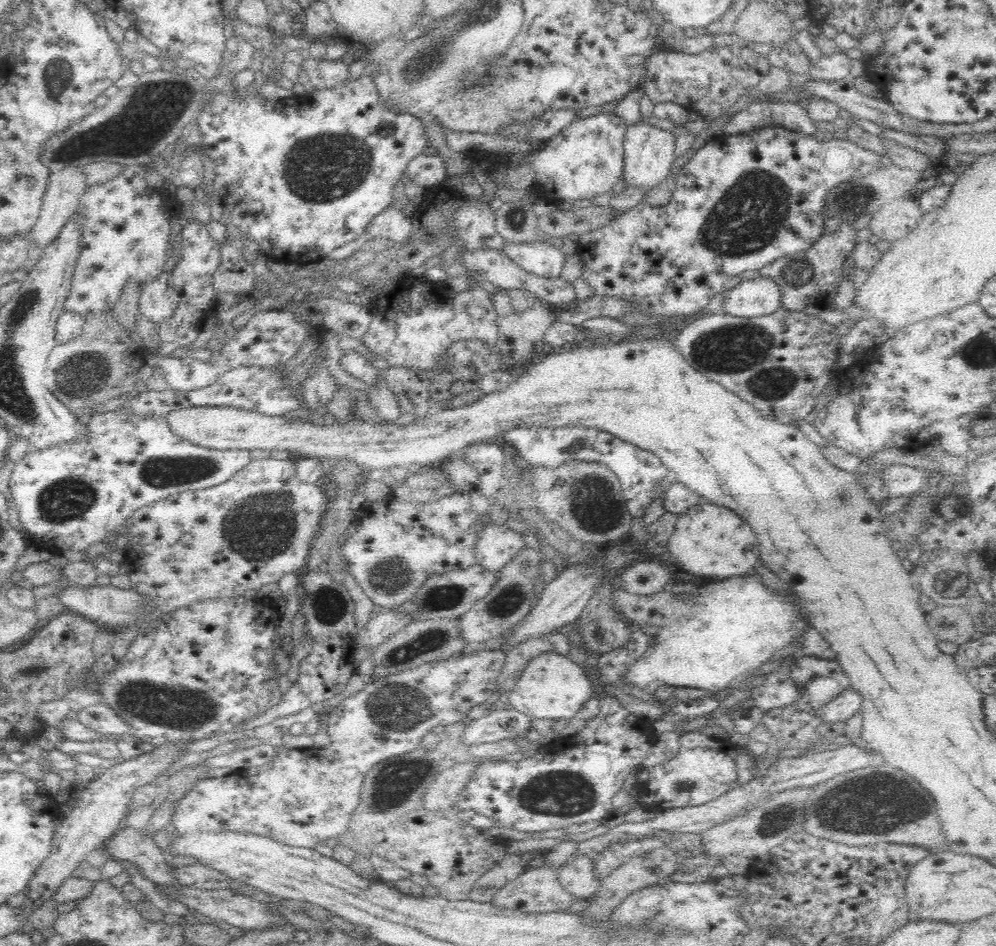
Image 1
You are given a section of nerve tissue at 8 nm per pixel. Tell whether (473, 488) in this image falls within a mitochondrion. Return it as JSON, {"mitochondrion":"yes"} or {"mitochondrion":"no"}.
{"mitochondrion":"no"}

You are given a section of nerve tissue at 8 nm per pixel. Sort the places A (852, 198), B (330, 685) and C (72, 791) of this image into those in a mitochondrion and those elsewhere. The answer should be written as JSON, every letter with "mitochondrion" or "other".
{"A":"mitochondrion","B":"other","C":"other"}

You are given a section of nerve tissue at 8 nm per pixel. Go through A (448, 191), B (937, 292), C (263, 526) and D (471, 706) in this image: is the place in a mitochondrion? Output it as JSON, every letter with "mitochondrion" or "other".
{"A":"other","B":"other","C":"mitochondrion","D":"other"}

